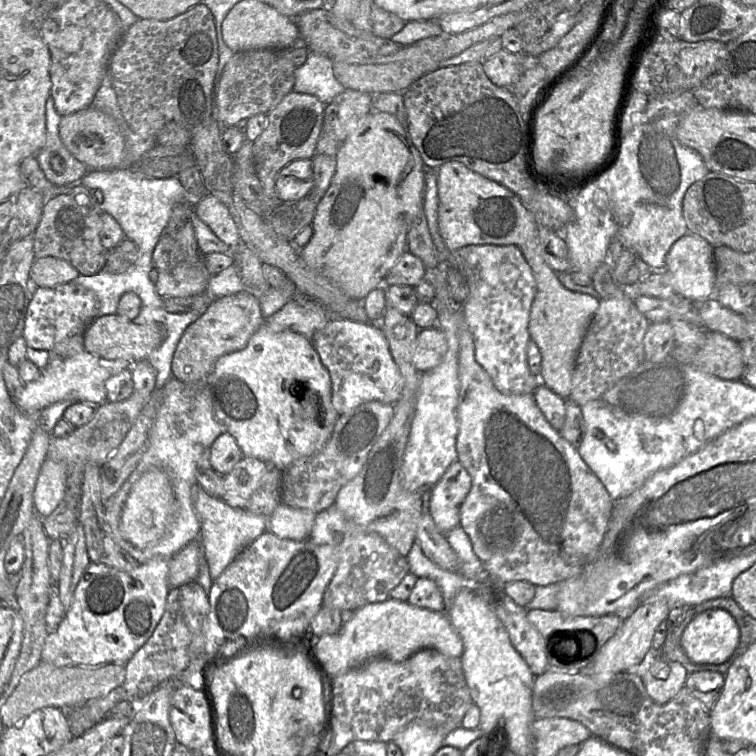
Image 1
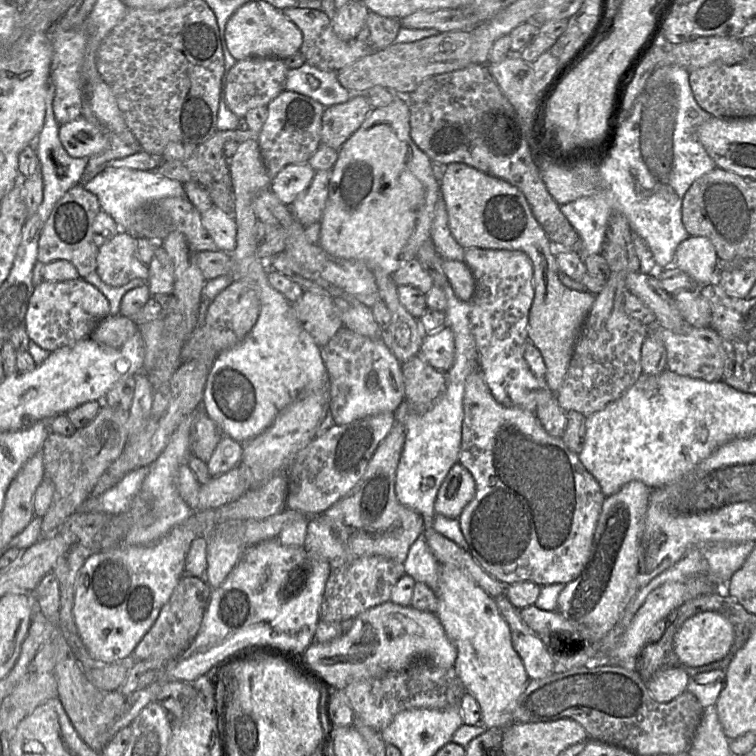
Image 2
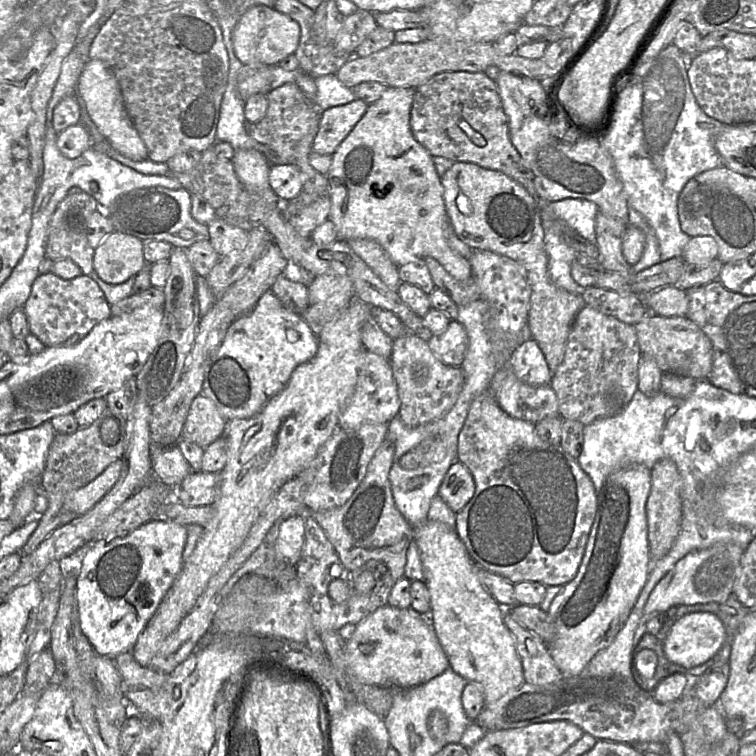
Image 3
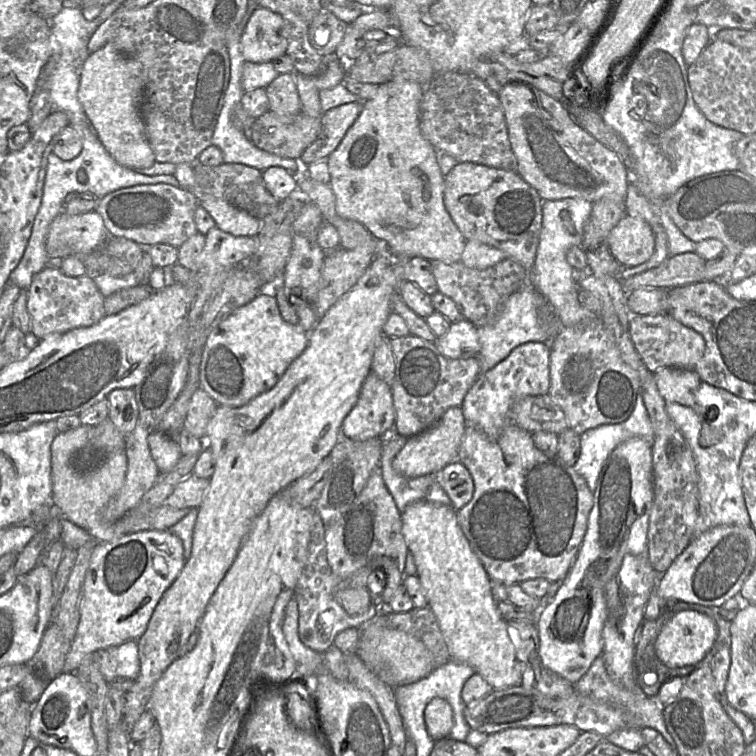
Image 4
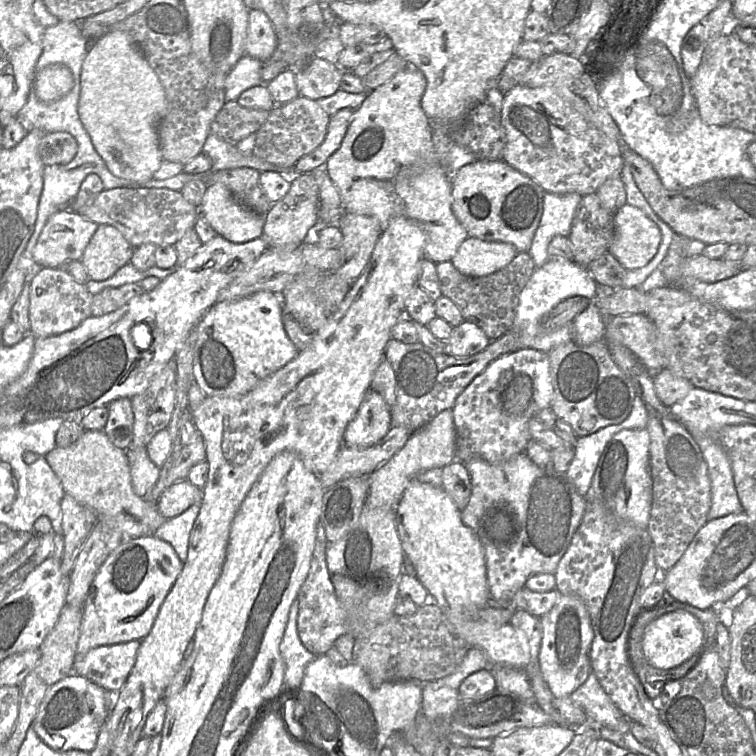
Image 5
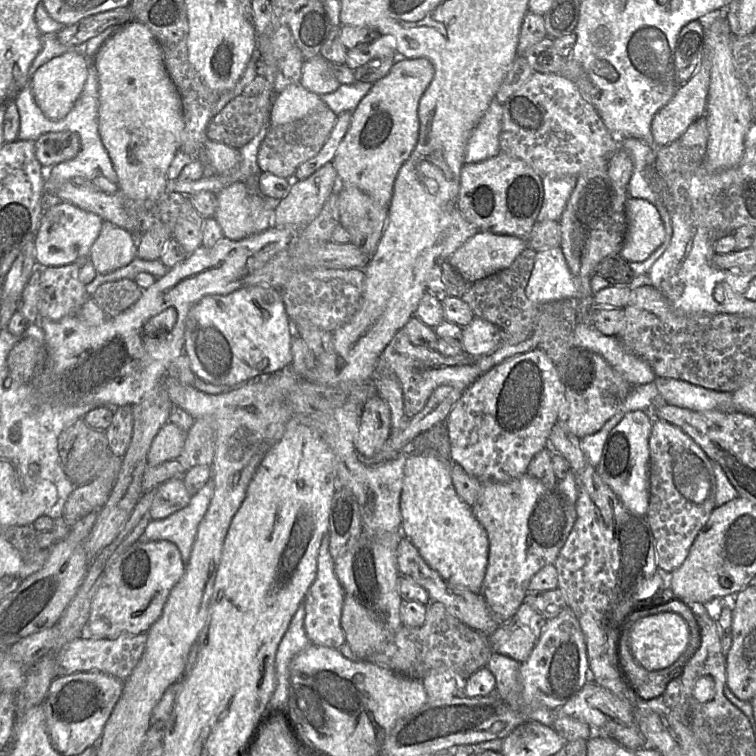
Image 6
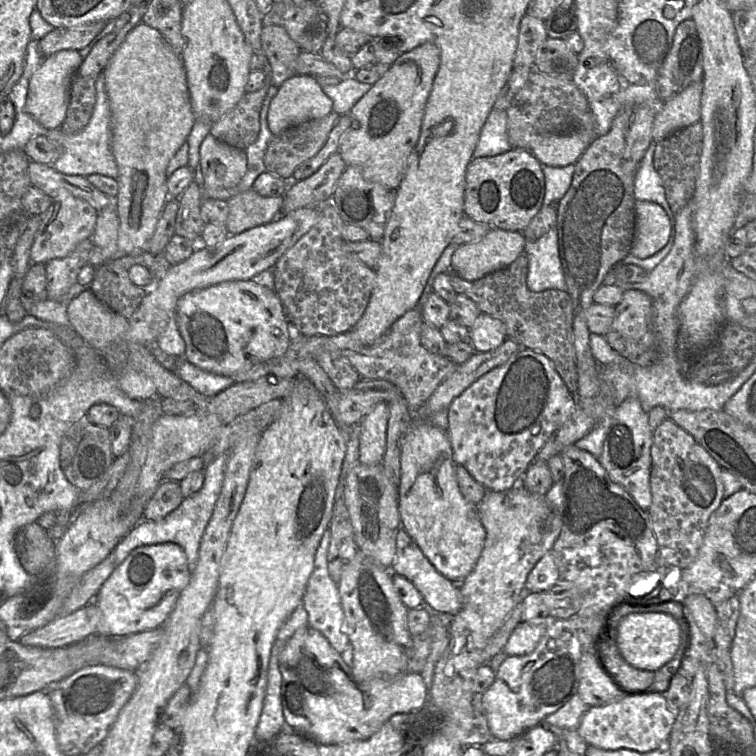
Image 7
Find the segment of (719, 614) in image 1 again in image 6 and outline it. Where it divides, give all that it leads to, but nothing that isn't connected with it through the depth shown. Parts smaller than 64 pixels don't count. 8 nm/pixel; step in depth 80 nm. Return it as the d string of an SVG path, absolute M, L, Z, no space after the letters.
M670 610L651 613L637 619L630 629L630 649L636 661L649 671L667 668L674 664L688 650L690 643L689 626L684 611Z

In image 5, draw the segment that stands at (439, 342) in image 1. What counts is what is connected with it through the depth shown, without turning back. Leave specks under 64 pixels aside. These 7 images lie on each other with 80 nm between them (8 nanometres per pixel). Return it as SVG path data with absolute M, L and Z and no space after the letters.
M464 320L454 326L453 332L446 340L446 354L467 357L484 350L491 340L484 330L473 320Z

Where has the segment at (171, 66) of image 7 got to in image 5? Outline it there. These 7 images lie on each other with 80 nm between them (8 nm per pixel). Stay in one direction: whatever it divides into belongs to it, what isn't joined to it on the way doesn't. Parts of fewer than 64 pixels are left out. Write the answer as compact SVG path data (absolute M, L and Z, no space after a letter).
M116 30L93 43L82 63L78 113L95 149L115 176L137 185L154 178L164 161L158 124L167 110L164 88L129 34Z

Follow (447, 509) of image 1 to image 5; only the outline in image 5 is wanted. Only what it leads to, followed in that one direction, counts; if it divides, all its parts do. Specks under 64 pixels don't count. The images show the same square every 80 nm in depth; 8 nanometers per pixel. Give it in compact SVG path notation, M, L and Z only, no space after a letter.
M455 460L442 469L442 487L462 510L470 500L472 483L467 465Z

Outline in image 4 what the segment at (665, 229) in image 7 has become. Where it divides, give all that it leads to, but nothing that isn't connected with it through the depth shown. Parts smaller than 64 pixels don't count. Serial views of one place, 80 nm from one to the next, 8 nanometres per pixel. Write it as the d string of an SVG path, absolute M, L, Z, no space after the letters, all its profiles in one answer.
M625 214L609 233L606 245L622 267L637 266L653 254L655 235L645 220Z

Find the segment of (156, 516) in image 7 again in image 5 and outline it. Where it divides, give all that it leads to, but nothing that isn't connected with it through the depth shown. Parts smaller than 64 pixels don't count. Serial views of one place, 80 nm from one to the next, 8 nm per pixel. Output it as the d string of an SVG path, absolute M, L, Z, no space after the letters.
M186 478L168 487L157 501L157 507L166 519L170 519L202 500L203 488L195 486Z

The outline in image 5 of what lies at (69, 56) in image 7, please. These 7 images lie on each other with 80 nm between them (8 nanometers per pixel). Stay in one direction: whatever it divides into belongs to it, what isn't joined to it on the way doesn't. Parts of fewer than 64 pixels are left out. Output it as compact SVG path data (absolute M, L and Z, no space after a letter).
M50 64L36 72L34 91L41 102L52 103L64 97L74 86L71 71L63 64Z

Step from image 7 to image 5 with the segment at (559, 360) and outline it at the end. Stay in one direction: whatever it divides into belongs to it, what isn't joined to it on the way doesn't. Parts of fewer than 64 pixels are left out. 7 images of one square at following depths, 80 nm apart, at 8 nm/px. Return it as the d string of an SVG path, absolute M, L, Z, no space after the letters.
M528 251L518 253L504 268L481 277L461 273L451 261L436 264L442 294L453 299L465 319L478 323L491 341L503 336L512 328L520 293L535 269Z

